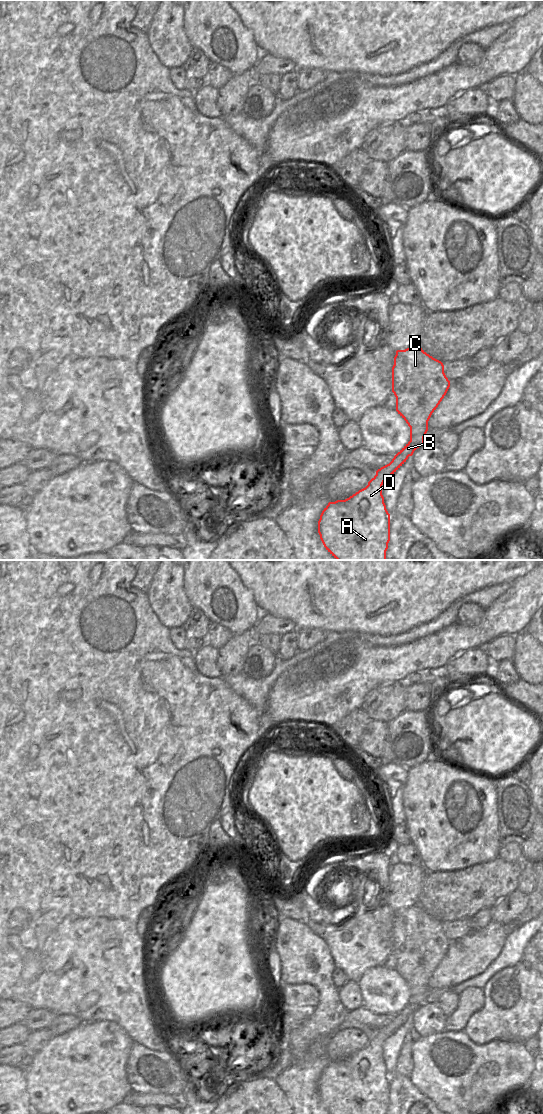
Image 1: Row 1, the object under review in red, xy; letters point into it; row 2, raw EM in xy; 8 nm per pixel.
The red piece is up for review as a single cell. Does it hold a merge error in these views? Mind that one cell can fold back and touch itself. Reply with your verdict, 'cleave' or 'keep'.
keep

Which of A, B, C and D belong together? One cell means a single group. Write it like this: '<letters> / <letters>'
A B C D

